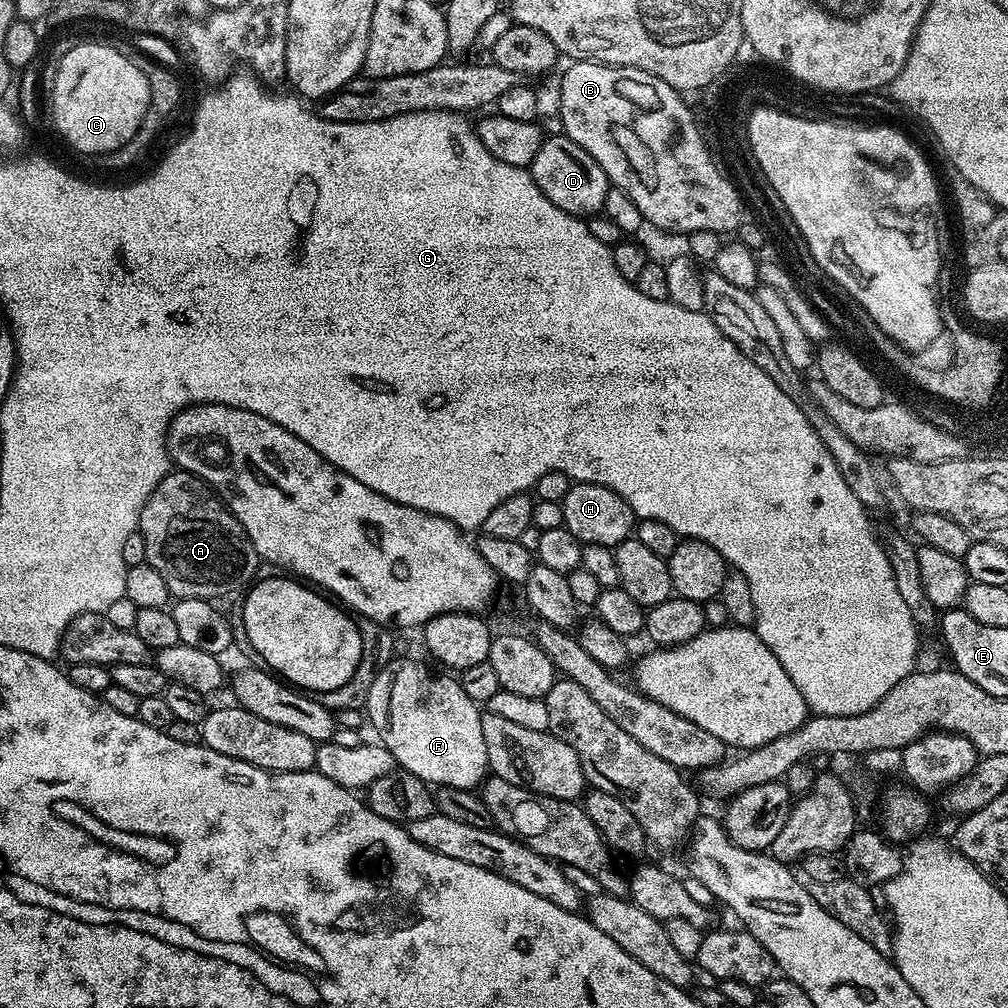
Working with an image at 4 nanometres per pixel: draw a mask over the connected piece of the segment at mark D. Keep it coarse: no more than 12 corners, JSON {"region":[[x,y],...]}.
{"region":[[549,135],[530,171],[572,216],[599,213],[607,174],[566,135]]}

